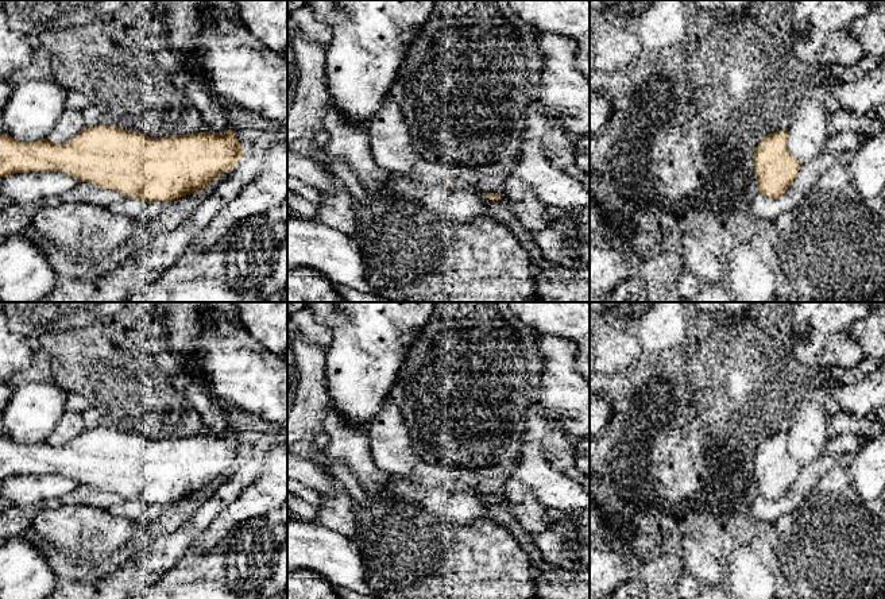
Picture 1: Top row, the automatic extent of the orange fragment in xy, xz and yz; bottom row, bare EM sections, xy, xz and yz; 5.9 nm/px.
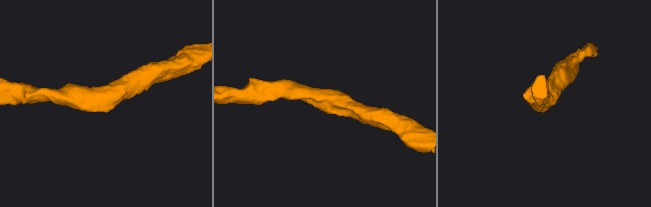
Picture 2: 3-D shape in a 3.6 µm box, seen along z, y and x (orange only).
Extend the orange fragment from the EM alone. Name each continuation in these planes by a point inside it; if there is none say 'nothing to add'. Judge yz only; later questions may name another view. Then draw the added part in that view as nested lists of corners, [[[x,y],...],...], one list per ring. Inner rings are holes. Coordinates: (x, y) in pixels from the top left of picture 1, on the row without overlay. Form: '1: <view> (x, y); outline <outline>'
nothing to add

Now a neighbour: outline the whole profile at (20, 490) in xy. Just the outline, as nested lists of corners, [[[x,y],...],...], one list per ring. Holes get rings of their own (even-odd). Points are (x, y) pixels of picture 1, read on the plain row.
[[[62,474],[15,475],[0,480],[1,496],[13,507],[45,503],[50,498],[59,498],[80,484]]]

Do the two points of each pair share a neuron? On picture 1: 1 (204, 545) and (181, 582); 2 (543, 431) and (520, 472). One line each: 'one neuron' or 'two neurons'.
1: two neurons
2: two neurons

